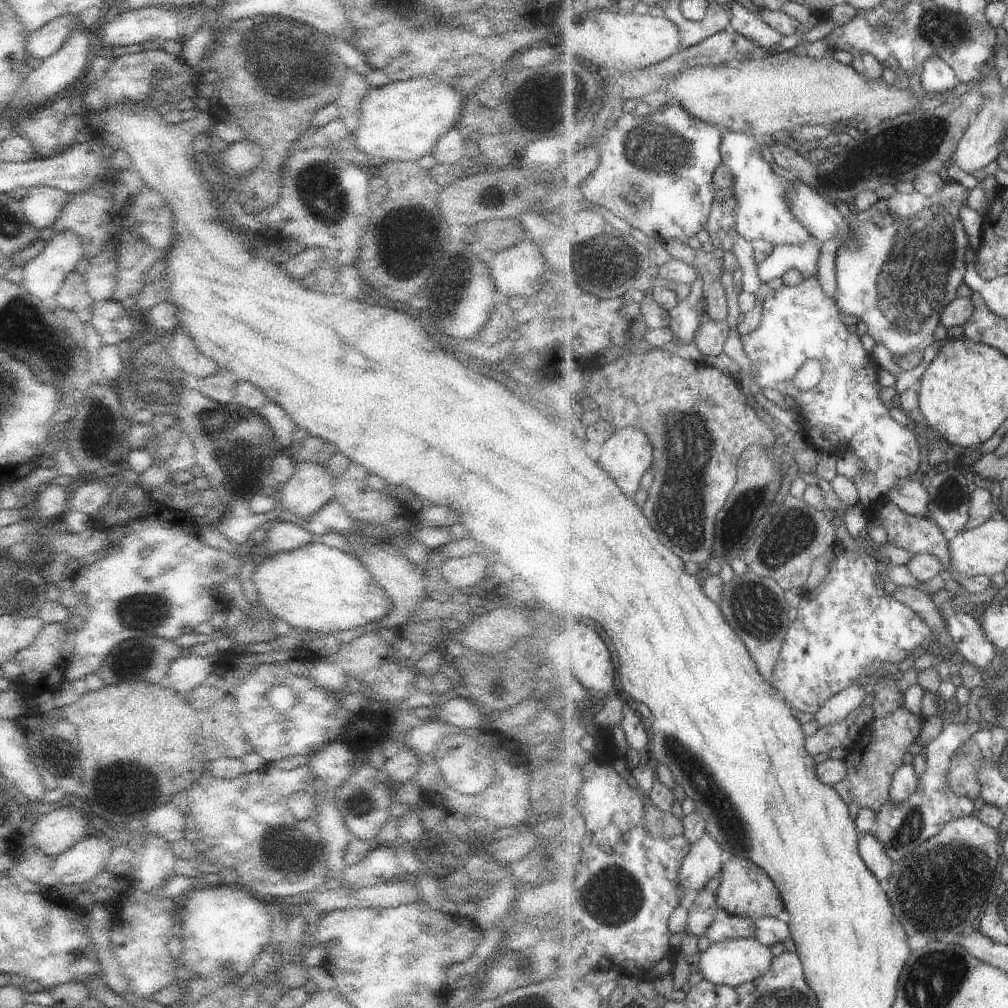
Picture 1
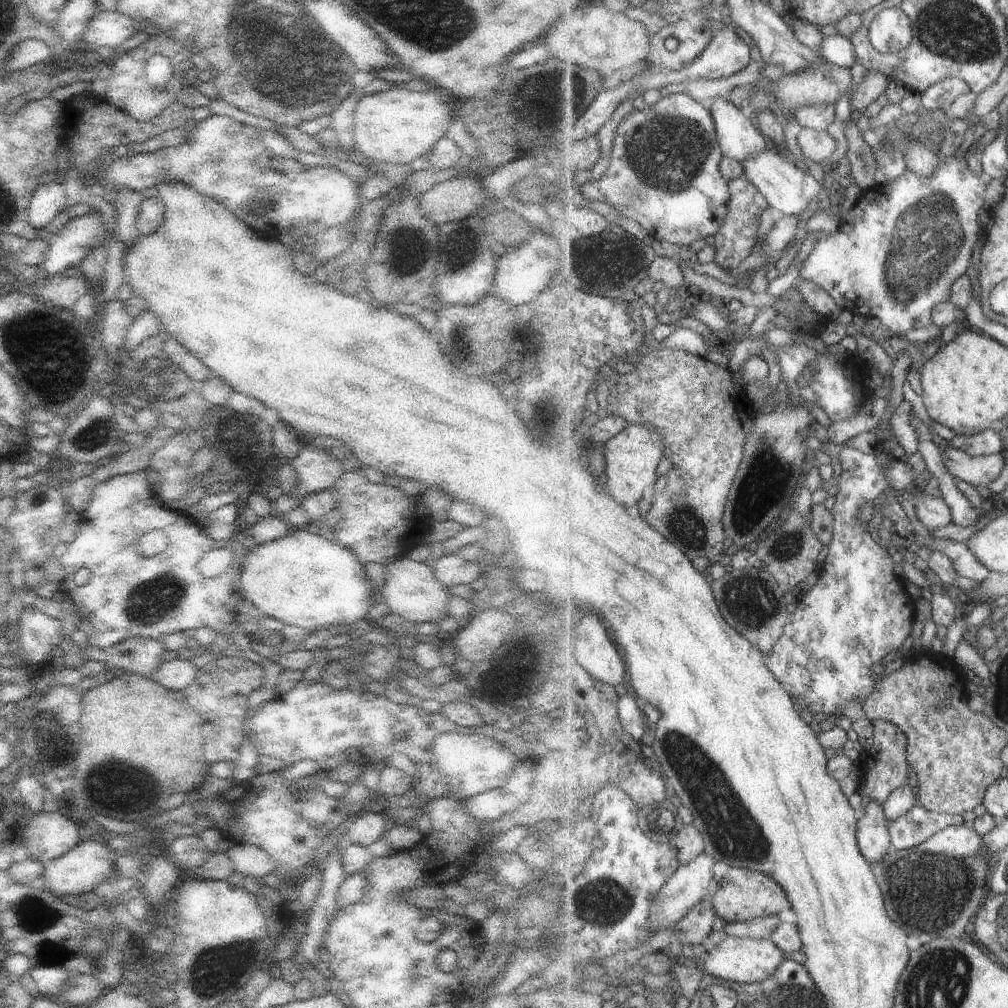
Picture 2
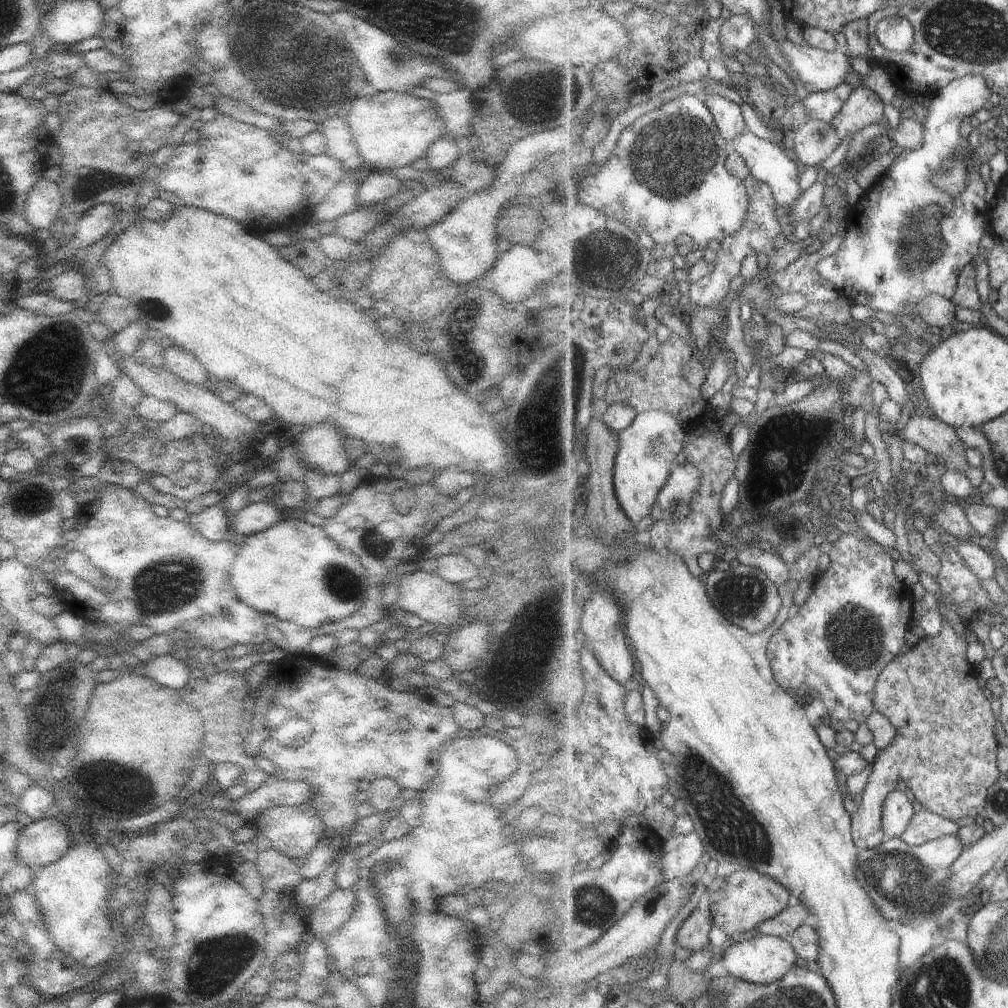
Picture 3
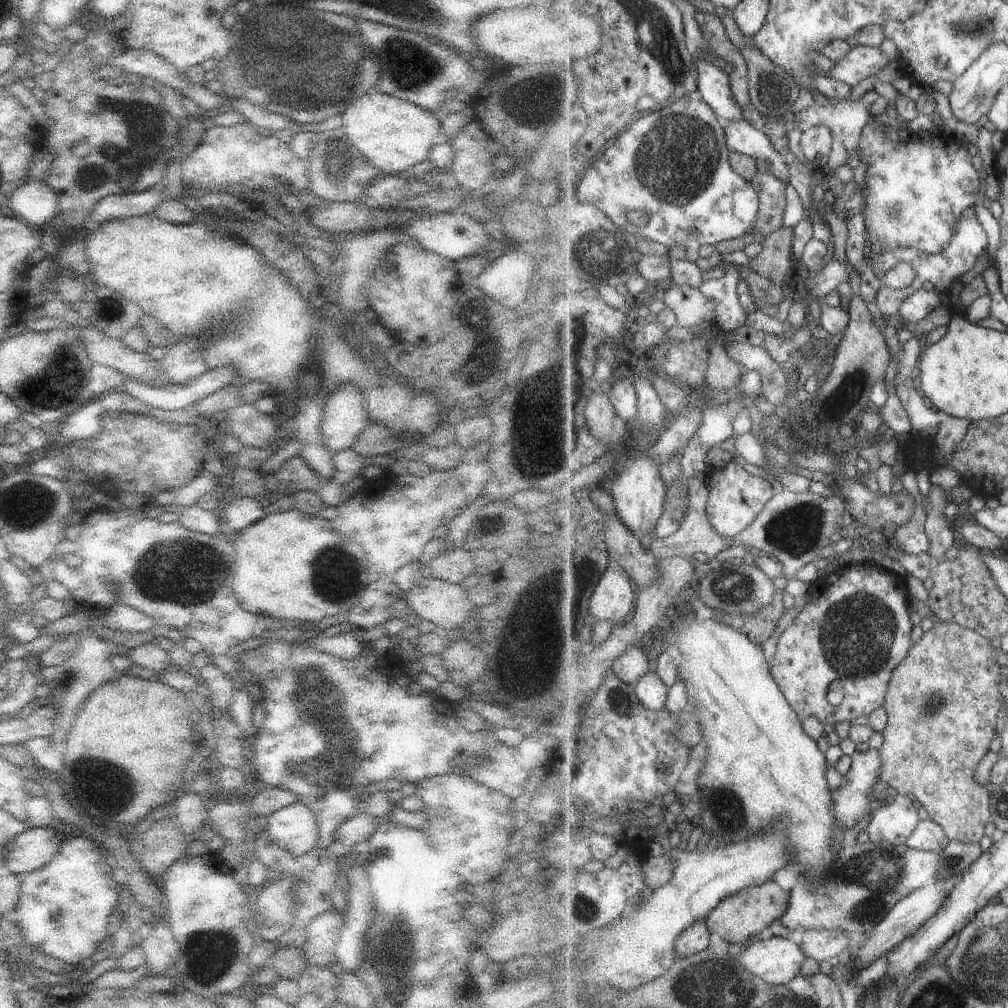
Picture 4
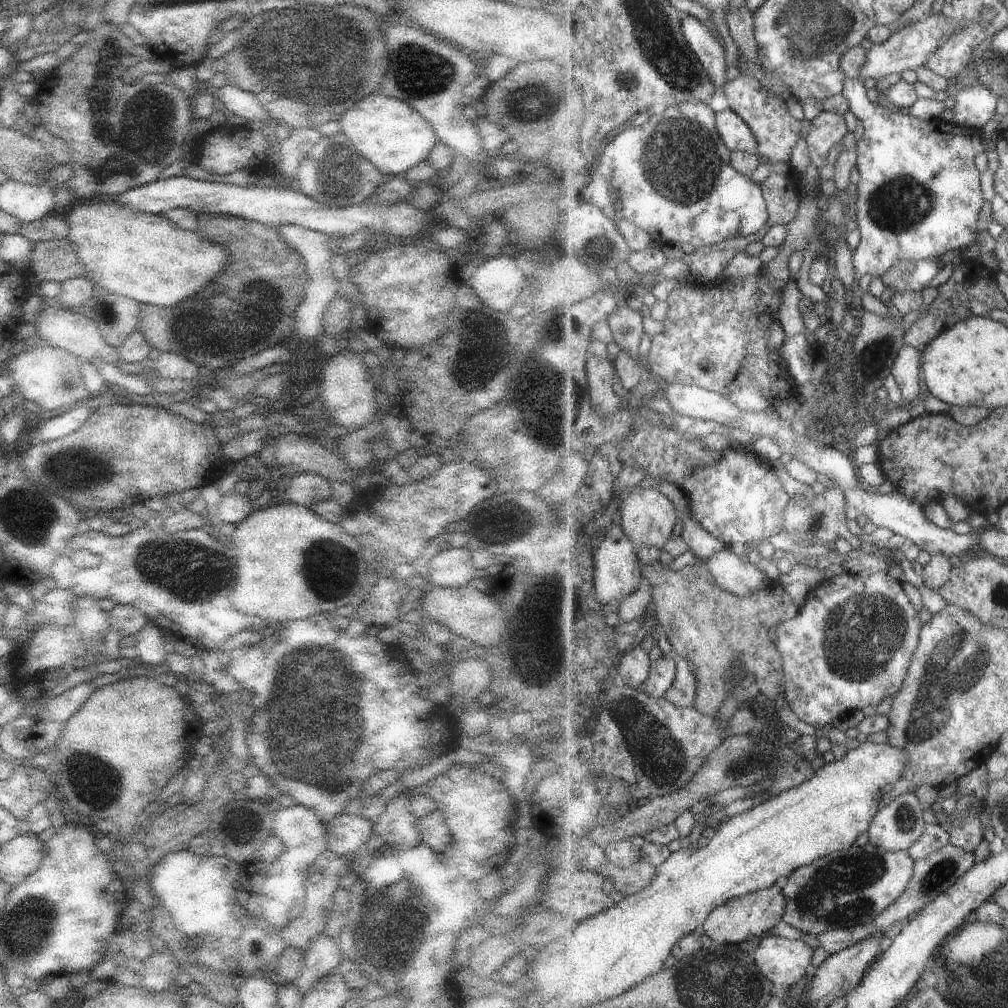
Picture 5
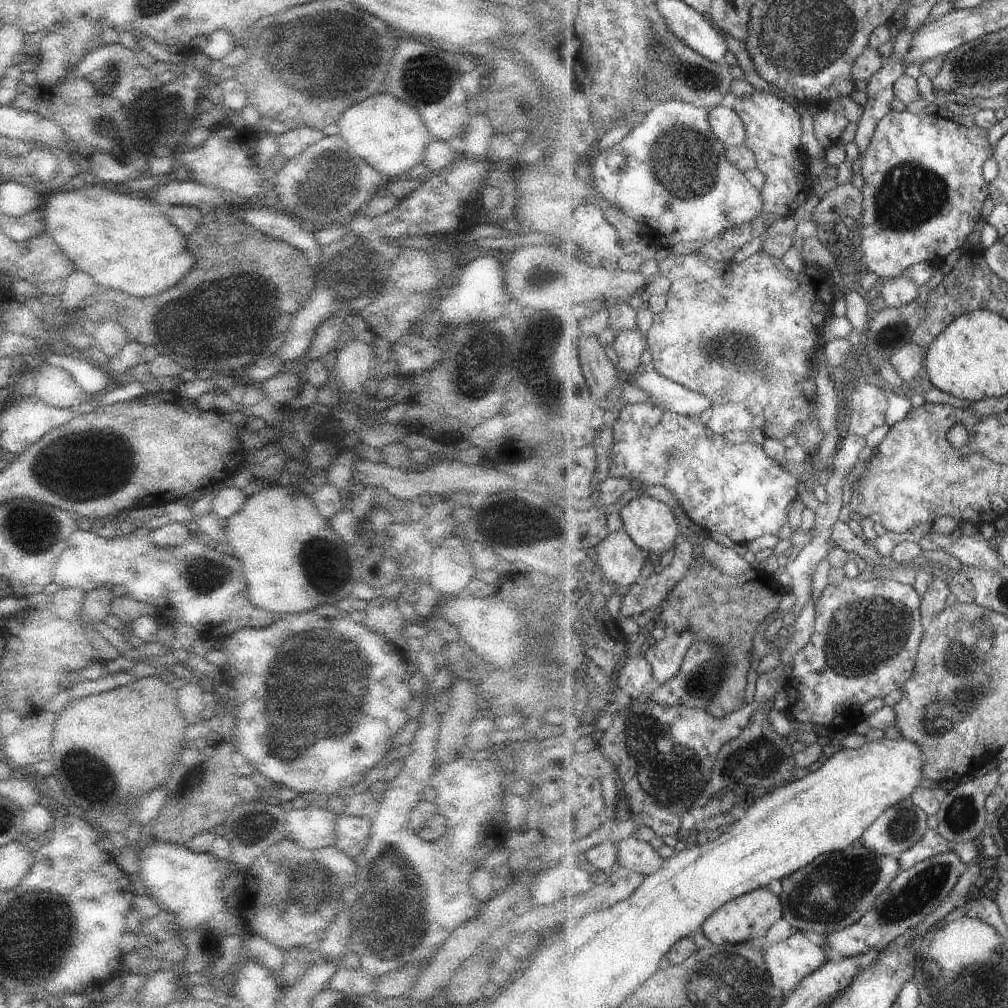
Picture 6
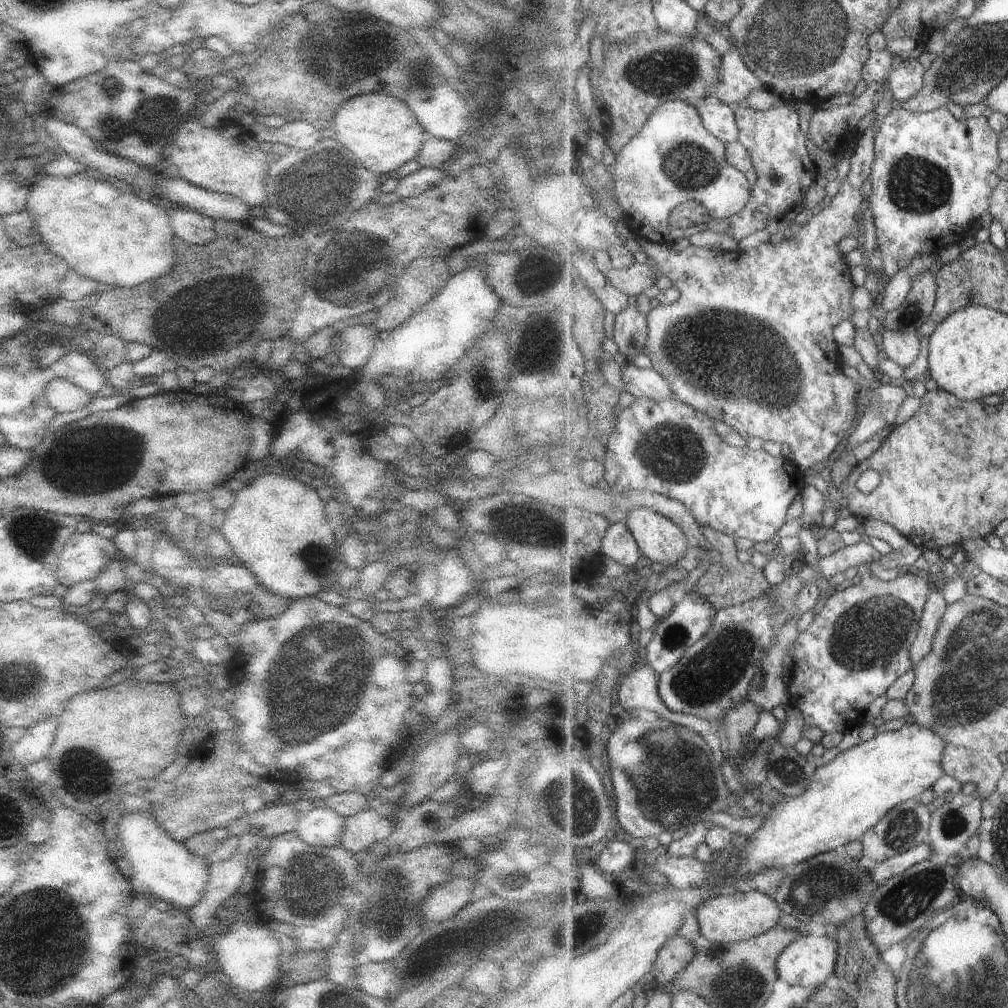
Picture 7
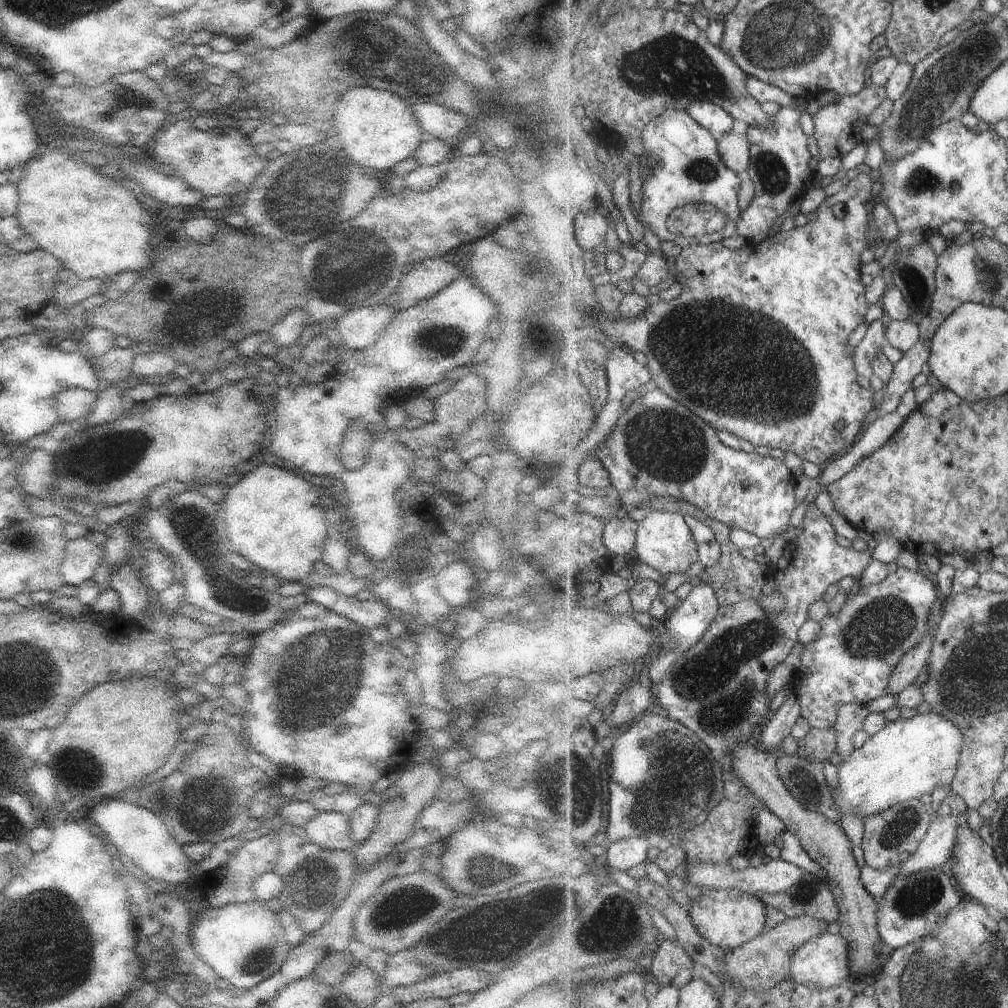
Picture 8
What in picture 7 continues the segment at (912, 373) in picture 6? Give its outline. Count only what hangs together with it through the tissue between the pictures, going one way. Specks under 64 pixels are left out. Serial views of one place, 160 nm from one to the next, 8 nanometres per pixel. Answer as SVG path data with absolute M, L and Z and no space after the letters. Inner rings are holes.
M883 332L882 345L879 348L884 357L889 358L903 368L911 366L919 358L921 338L916 332Z

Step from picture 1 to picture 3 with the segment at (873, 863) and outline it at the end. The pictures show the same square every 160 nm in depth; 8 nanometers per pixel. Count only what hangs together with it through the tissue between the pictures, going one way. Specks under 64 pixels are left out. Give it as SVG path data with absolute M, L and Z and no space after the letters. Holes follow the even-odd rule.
M947 622L943 624L942 629L934 637L923 637L905 654L895 657L895 660L892 660L879 675L875 687L875 711L879 711L881 714L884 714L889 718L893 723L893 726L897 729L897 736L889 746L886 746L884 749L877 752L877 755L871 763L871 774L869 775L867 784L862 791L861 802L858 805L857 810L852 814L852 835L860 850L874 849L883 842L883 839L887 838L881 826L884 802L889 794L899 789L901 783L904 783L914 790L918 802L925 810L952 820L961 827L975 825L977 816L985 813L989 789L991 789L992 786L1003 777L998 762L998 750L1000 749L1000 744L997 742L997 736L995 736L996 724L999 722L999 718L996 712L995 702L992 699L985 698L985 694L983 694L983 687L981 688L979 684L979 678L976 675L975 666L971 664L969 658L967 658L967 648L969 648L968 641L959 638L955 633L955 630L953 630L953 626Z

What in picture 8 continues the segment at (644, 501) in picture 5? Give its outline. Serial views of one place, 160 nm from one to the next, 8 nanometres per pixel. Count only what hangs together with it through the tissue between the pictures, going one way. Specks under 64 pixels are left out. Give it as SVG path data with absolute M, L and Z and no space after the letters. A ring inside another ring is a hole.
M653 511L639 522L634 550L640 562L653 567L662 576L679 573L688 576L689 568L699 561L698 544L684 515L671 511Z

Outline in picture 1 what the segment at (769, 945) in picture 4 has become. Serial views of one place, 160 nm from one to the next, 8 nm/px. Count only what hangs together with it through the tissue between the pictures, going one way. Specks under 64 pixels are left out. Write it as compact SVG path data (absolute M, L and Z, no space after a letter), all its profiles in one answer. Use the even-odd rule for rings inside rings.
M749 937L717 941L716 943L713 943L706 951L698 954L694 959L694 962L695 967L703 973L705 979L710 980L712 983L717 983L718 985L729 985L736 987L764 977L769 970L772 969L772 964L773 961L776 960L776 957L776 949L759 942L755 937Z

